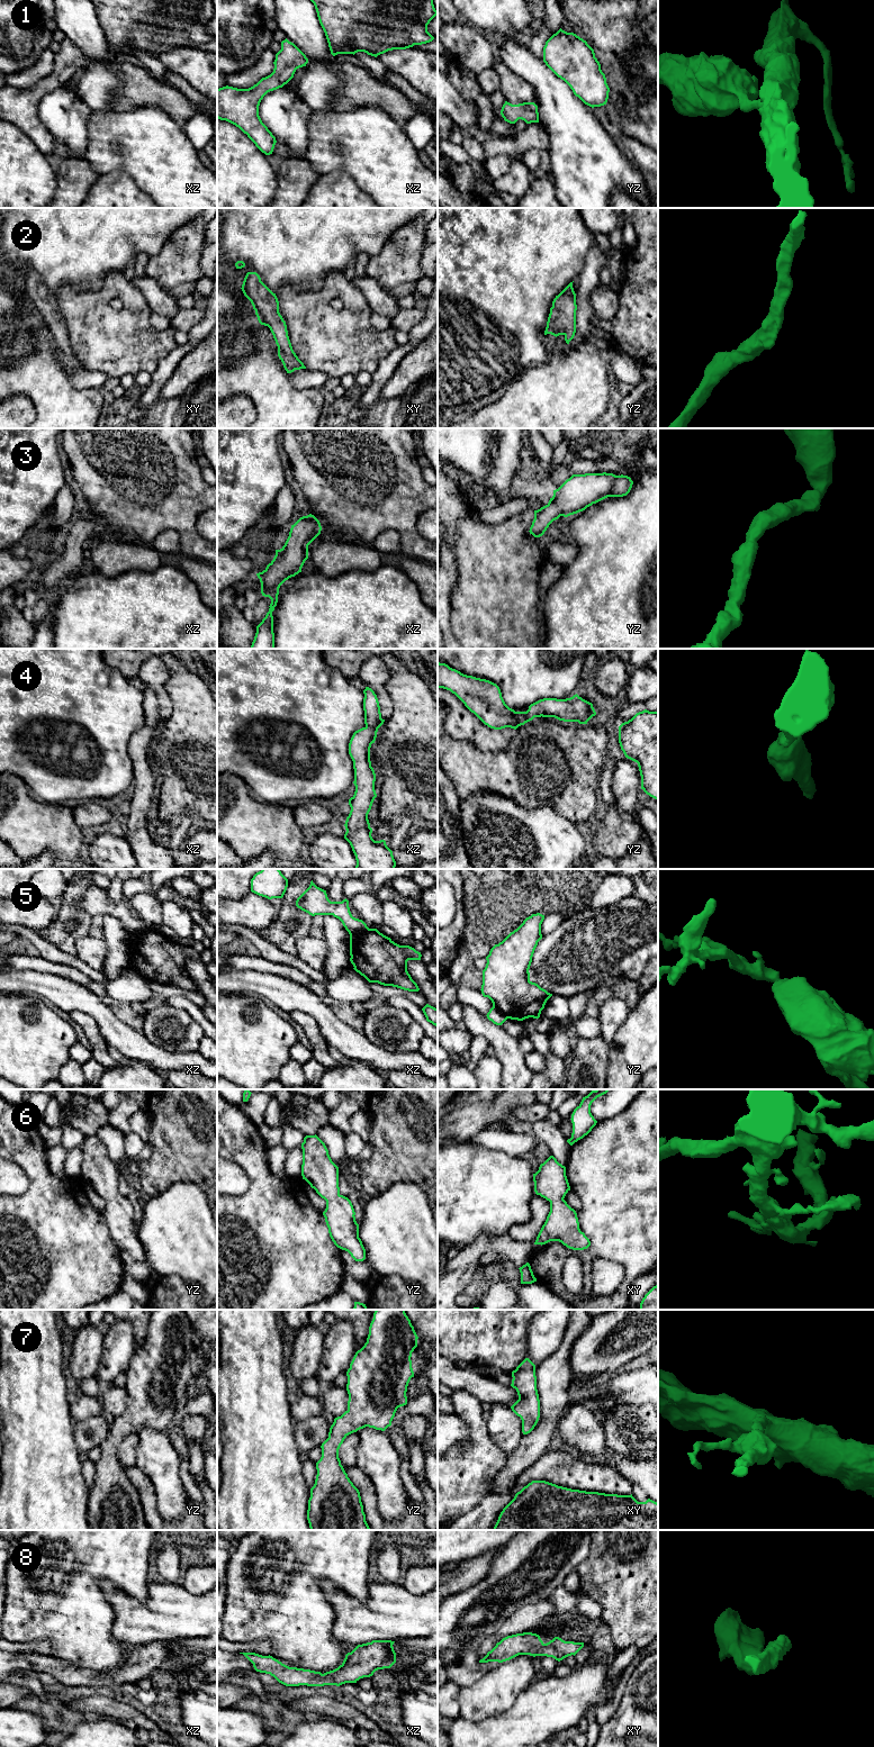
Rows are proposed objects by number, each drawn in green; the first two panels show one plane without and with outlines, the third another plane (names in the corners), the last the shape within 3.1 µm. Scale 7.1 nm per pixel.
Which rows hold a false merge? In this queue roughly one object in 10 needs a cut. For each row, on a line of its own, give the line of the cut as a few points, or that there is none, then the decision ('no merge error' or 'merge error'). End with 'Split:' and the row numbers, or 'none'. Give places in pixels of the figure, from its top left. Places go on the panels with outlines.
1: cut none; no merge error
2: cut none; no merge error
3: cut none; no merge error
4: cut none; no merge error
5: cut xz (369, 929), (350, 937); merge error
6: cut none; no merge error
7: cut none; no merge error
8: cut none; no merge error
Split: 5

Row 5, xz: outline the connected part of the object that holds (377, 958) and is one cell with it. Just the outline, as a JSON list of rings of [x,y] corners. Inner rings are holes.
[[[377,929],[350,936],[350,961],[353,969],[369,983],[418,992],[407,971],[408,960],[421,960],[421,952],[409,945],[399,945]]]

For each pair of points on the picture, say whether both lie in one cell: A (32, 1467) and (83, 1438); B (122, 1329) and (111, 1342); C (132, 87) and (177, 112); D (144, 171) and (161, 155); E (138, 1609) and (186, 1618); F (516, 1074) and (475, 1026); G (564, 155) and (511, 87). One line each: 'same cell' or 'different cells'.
A: different cells
B: same cell
C: same cell
D: same cell
E: same cell
F: same cell
G: different cells

